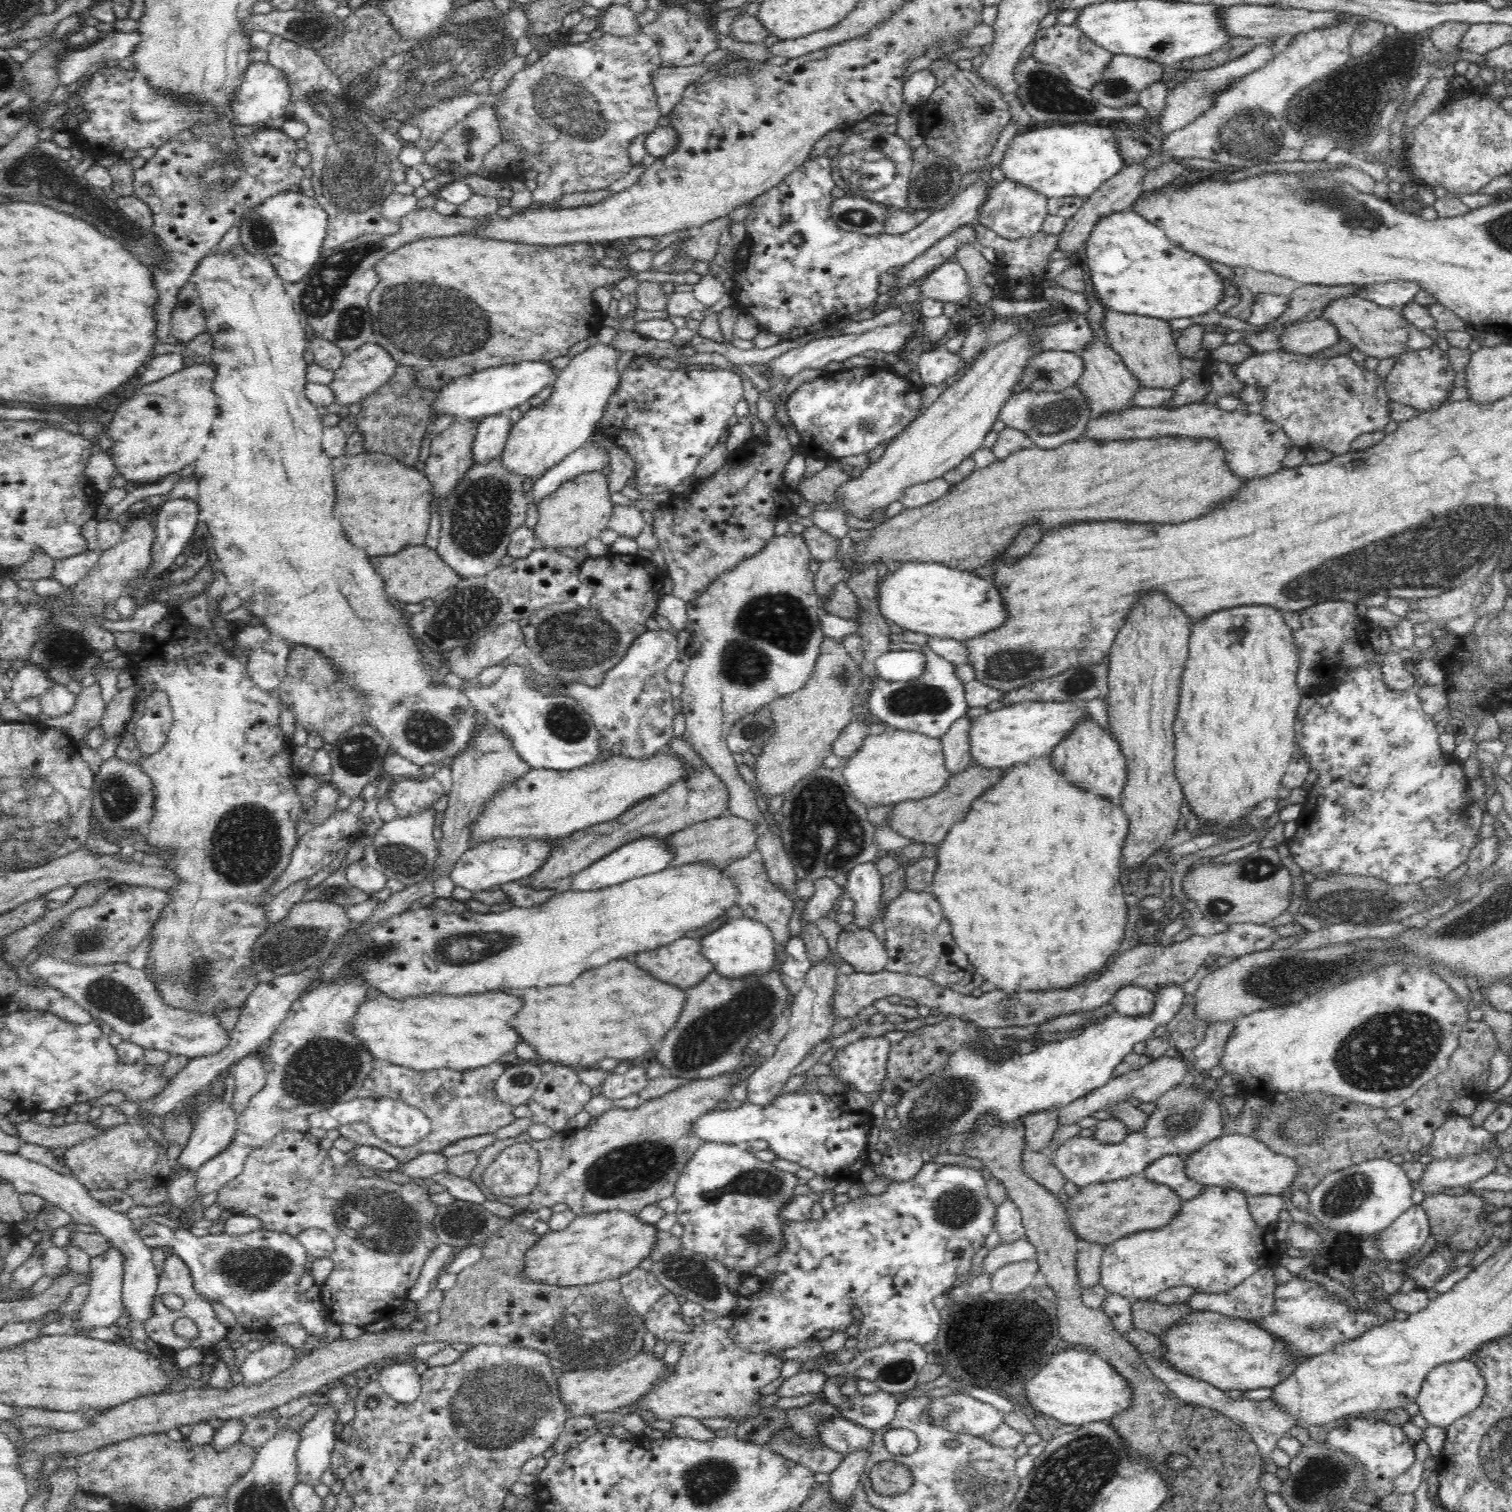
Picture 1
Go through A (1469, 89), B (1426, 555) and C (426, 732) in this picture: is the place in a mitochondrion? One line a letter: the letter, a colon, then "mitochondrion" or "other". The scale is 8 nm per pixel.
A: other
B: mitochondrion
C: mitochondrion

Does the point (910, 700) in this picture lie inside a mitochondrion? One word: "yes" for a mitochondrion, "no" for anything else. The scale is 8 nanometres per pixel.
yes

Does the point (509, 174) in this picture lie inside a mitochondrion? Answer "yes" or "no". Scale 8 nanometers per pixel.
no

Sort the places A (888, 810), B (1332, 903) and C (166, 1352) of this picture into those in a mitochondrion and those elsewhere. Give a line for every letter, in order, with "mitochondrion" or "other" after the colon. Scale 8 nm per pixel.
A: other
B: mitochondrion
C: other

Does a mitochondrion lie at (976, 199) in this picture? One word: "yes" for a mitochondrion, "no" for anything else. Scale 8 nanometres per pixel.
no

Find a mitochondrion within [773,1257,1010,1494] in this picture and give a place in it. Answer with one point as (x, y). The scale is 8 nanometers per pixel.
(900, 1370)

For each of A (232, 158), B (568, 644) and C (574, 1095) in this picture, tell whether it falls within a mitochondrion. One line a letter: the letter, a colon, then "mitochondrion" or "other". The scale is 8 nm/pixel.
A: other
B: mitochondrion
C: other

